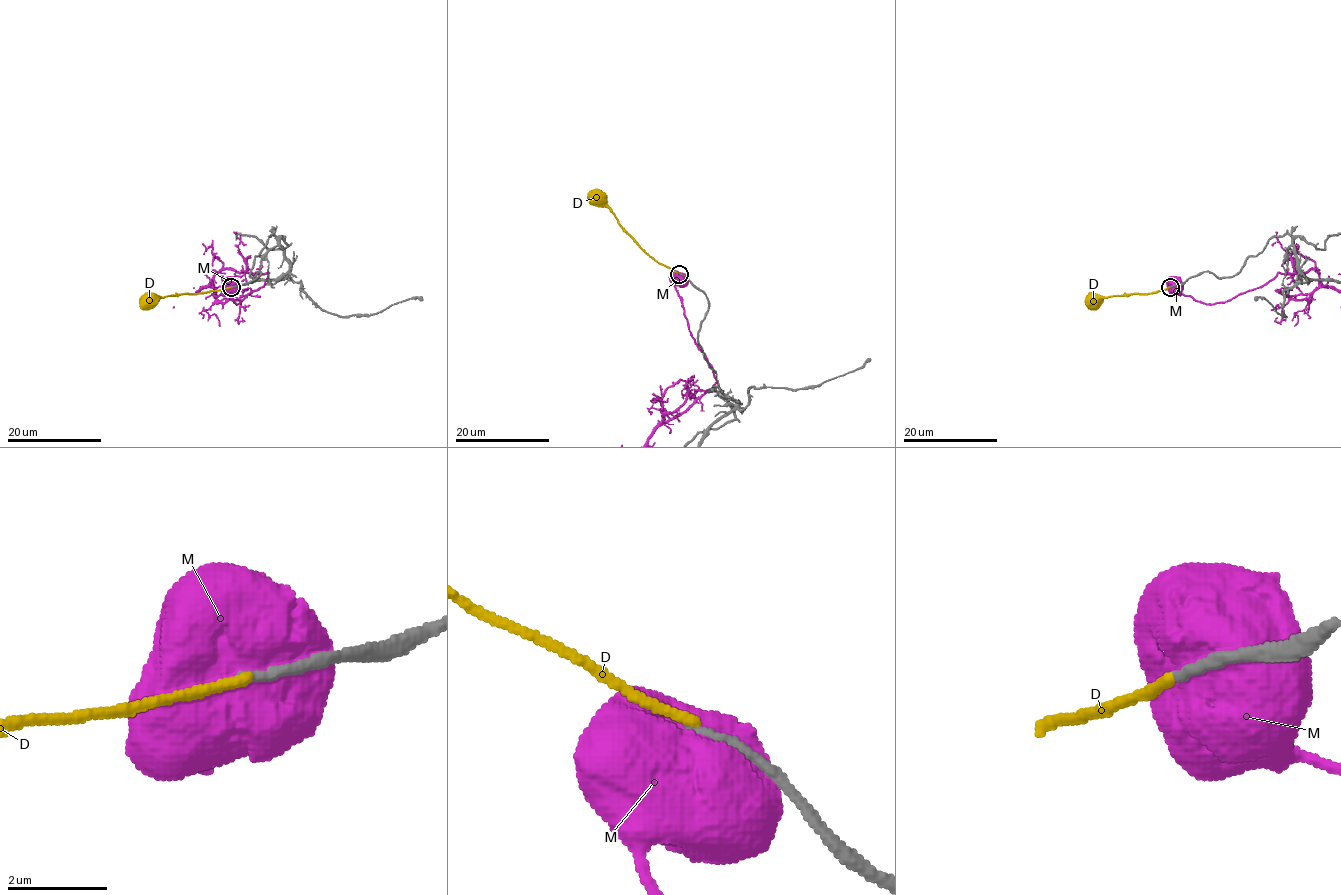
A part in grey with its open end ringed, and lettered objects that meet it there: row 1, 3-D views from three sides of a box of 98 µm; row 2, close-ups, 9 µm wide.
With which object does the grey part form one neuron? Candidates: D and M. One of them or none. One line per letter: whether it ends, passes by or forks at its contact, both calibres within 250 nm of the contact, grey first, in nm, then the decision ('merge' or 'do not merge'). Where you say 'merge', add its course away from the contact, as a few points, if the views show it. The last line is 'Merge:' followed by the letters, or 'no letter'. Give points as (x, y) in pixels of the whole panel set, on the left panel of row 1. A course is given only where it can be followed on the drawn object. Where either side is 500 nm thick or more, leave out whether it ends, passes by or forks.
D: it ends | 170/200 nm | do not merge
M: 280/900 nm | do not merge
Merge: no letter

